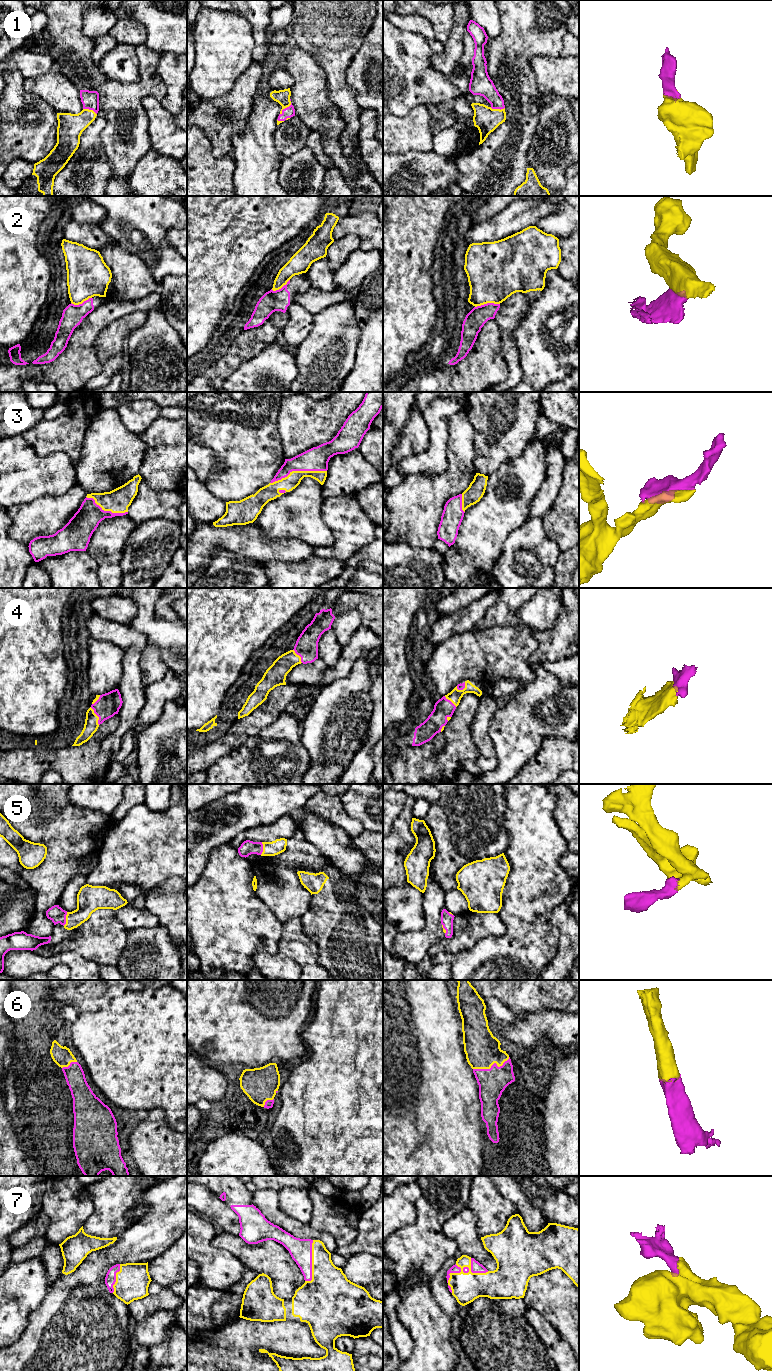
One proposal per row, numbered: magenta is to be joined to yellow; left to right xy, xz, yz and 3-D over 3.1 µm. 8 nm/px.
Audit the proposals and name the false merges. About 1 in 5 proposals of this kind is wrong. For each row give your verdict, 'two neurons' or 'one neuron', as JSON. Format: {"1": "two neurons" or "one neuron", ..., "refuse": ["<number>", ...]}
{"1": "one neuron", "2": "two neurons", "3": "one neuron", "4": "one neuron", "5": "one neuron", "6": "one neuron", "7": "one neuron", "refuse": ["2"]}

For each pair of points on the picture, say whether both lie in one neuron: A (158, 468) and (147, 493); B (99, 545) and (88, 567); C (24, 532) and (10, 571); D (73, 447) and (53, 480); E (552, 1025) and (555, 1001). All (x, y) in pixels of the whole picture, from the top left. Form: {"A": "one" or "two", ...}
{"A": "two", "B": "two", "C": "two", "D": "two", "E": "two"}

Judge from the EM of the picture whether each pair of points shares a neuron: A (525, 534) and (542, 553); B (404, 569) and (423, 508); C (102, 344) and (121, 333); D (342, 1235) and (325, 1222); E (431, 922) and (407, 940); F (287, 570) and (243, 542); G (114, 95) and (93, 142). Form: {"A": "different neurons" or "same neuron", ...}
{"A": "same neuron", "B": "different neurons", "C": "same neuron", "D": "same neuron", "E": "same neuron", "F": "different neurons", "G": "different neurons"}

